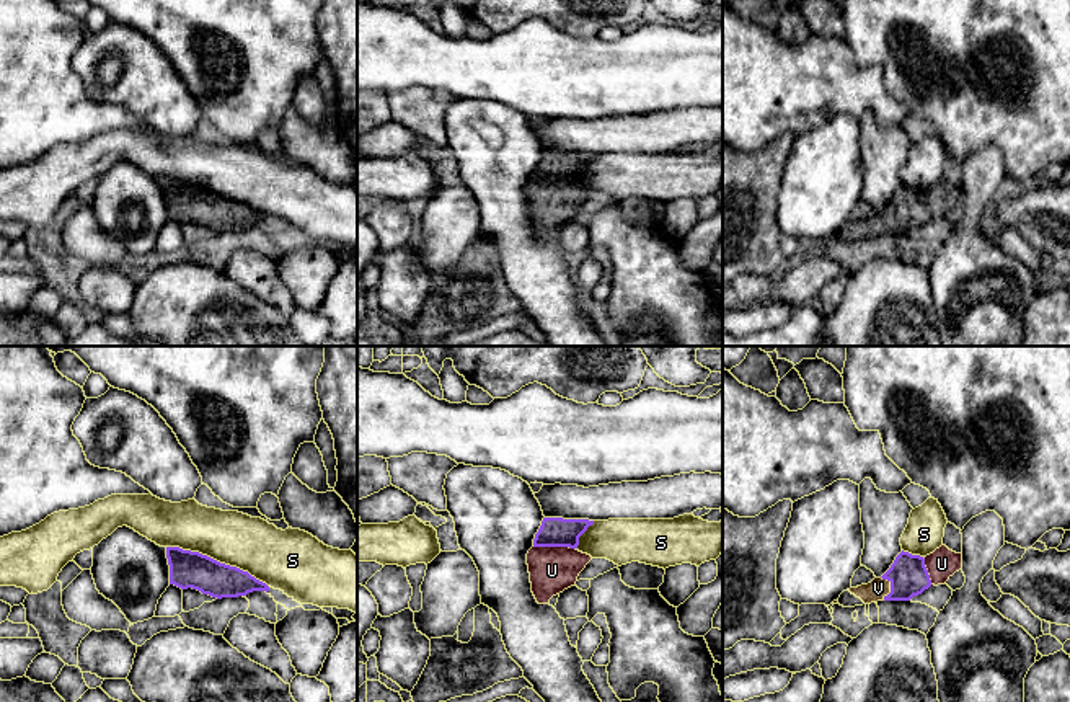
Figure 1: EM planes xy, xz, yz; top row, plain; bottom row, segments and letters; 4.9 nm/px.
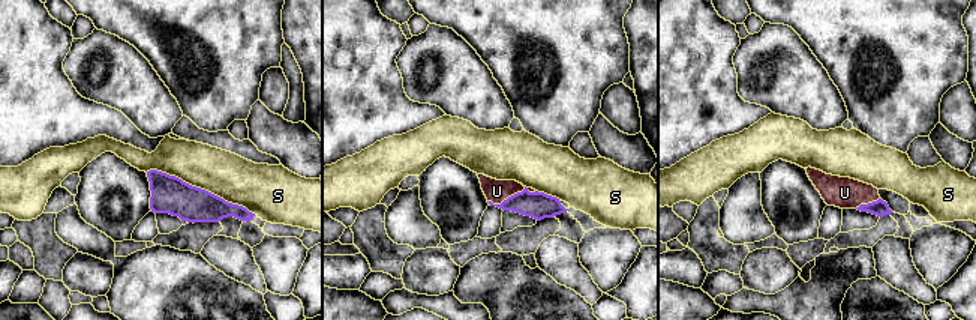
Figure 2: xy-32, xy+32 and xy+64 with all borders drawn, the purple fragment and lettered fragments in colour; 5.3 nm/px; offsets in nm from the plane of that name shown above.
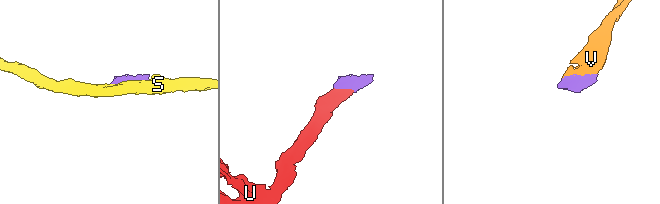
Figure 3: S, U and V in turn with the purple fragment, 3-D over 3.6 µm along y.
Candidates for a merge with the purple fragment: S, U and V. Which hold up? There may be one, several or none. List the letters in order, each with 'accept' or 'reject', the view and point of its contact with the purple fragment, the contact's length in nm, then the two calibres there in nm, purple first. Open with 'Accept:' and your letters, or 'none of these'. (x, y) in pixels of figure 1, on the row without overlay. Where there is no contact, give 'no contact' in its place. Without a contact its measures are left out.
Accept: U, V
S: reject; contact xy (216, 195); length 550 nm; calibres 180 and 280 nm
U: accept; contact xz (555, 180); length 200 nm; calibres 140 and 220 nm
V: accept; contact yz (891, 221); length 110 nm; calibres 190 and 100 nm

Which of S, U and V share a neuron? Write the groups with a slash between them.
S / U V

